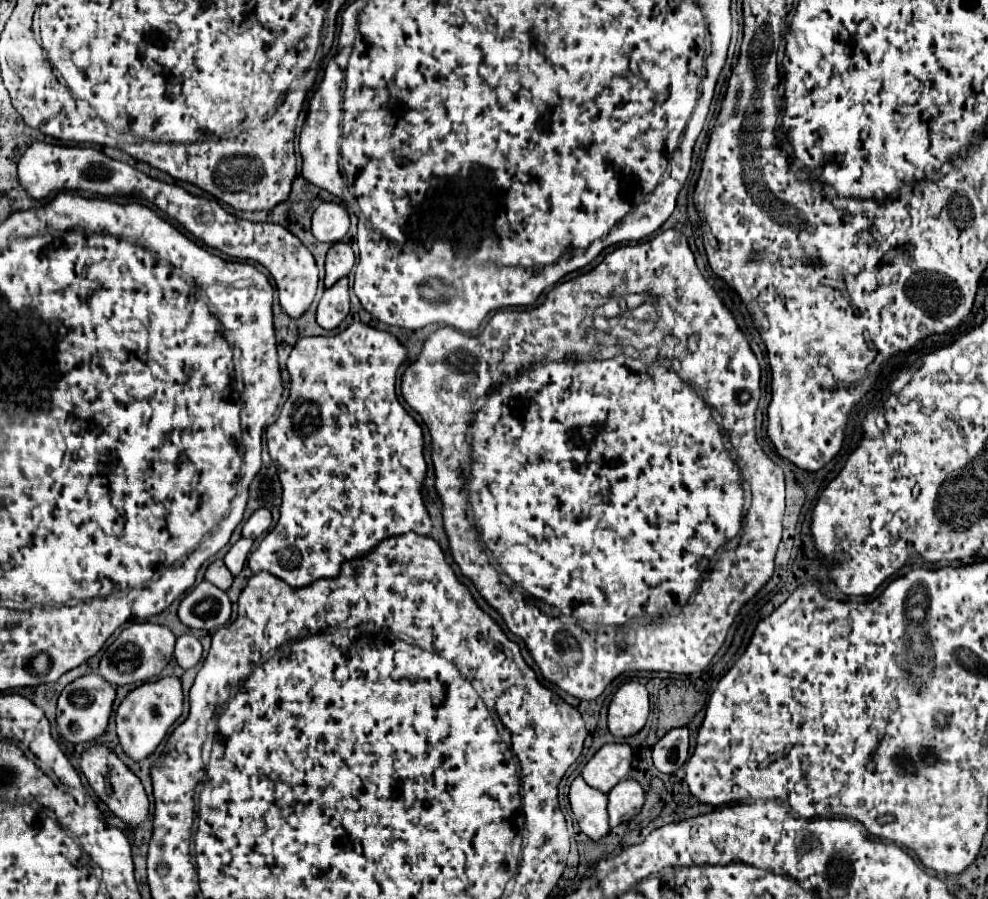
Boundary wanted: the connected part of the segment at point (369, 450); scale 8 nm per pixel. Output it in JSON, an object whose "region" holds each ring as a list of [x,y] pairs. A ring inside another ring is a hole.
{"region":[[[363,323],[349,325],[343,333],[335,337],[303,337],[293,347],[289,359],[287,359],[287,371],[291,375],[291,395],[287,403],[281,409],[279,419],[267,429],[267,447],[271,459],[275,459],[277,473],[283,485],[283,505],[281,505],[281,517],[271,533],[265,535],[265,539],[259,543],[259,547],[249,557],[249,567],[253,573],[267,571],[275,577],[283,579],[291,587],[305,587],[313,583],[315,579],[323,577],[335,577],[341,569],[343,561],[349,561],[353,557],[367,555],[373,547],[379,545],[385,537],[395,537],[407,531],[415,531],[419,535],[429,535],[431,531],[431,519],[421,499],[421,485],[427,473],[427,465],[423,459],[423,431],[417,425],[417,421],[403,409],[403,405],[397,401],[395,395],[395,379],[399,365],[407,359],[407,349],[387,331],[377,331]]]}

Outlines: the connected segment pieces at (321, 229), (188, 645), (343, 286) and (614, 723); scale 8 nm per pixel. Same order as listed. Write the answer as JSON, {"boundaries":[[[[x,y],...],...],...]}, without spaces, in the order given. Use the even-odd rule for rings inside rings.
{"boundaries":[[[[321,203],[313,213],[315,237],[323,243],[337,243],[349,231],[349,215],[337,203]]],[[[184,634],[176,639],[174,657],[182,669],[195,667],[201,661],[202,653],[201,642],[192,634]]],[[[343,277],[333,287],[325,289],[319,307],[317,307],[317,323],[323,329],[335,329],[349,313],[349,291],[347,279]]],[[[629,681],[619,687],[609,705],[609,733],[613,737],[637,735],[649,717],[649,697],[645,685]]]]}

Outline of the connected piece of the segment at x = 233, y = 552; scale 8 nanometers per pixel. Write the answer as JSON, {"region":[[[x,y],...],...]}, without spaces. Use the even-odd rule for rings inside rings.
{"region":[[[241,537],[241,539],[227,551],[227,555],[225,555],[223,561],[225,561],[227,569],[229,569],[233,575],[239,575],[239,573],[241,573],[245,561],[247,561],[247,555],[249,555],[249,551],[251,551],[251,547],[253,547],[253,541]]]}

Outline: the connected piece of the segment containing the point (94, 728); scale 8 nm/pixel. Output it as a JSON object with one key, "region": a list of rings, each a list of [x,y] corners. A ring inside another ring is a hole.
{"region":[[[89,673],[75,679],[63,689],[57,703],[57,725],[61,735],[75,745],[95,741],[107,729],[113,701],[115,701],[115,687],[109,681],[101,679],[99,675]]]}

